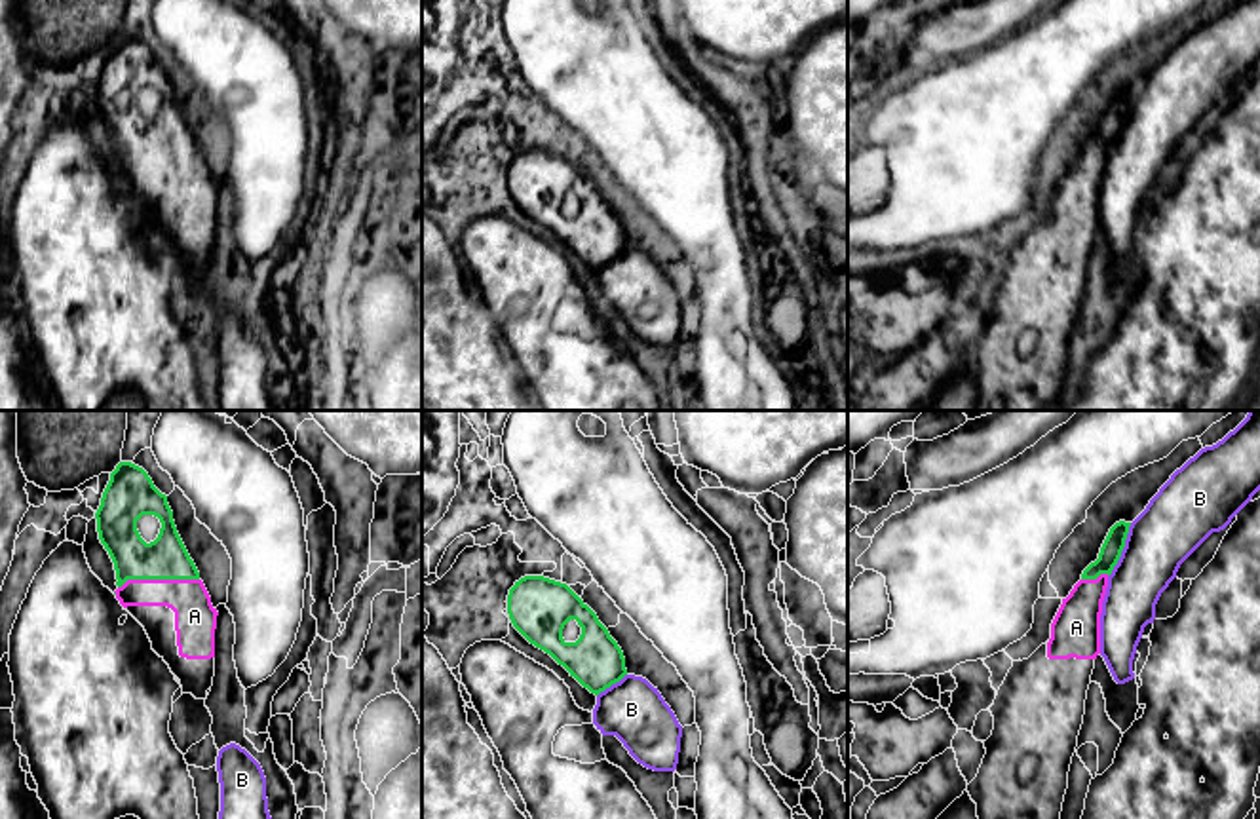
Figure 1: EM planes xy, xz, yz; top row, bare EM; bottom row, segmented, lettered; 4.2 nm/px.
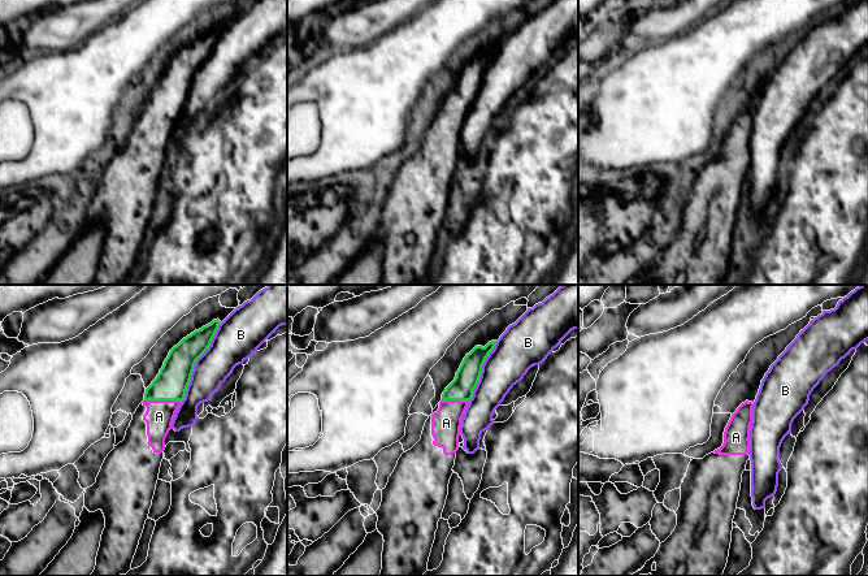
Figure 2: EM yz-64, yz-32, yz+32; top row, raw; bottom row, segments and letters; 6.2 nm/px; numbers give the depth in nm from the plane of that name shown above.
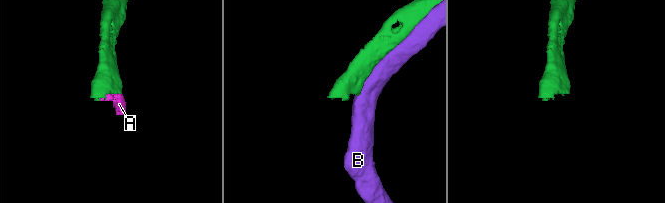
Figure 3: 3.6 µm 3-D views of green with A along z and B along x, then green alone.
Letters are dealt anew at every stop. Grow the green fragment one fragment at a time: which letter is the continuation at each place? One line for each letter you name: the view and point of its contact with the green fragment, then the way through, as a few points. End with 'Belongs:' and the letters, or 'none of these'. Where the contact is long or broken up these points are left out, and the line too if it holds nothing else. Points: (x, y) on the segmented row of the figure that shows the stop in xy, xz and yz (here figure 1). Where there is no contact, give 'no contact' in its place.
A: xy (158, 578)
Belongs: A

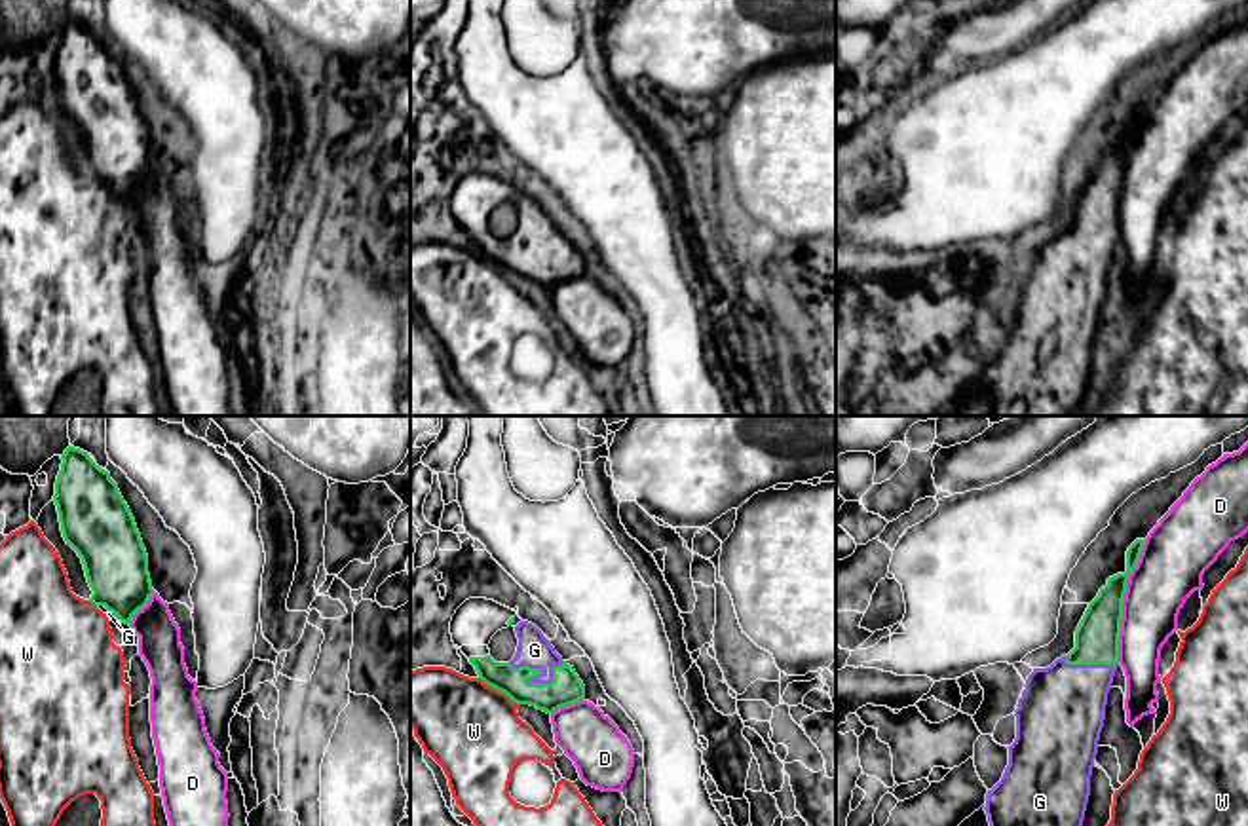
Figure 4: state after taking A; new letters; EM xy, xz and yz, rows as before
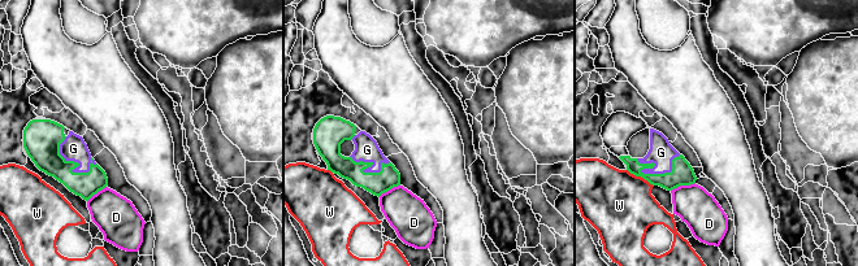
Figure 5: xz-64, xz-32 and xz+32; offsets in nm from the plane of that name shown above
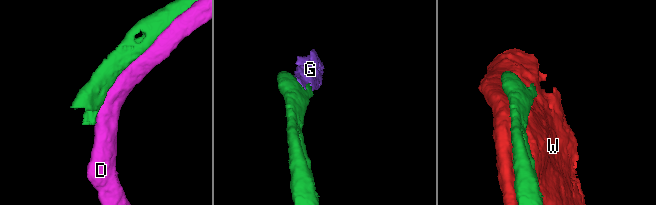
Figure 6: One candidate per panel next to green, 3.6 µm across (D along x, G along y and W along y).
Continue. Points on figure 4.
G: xz (532, 676)
Belongs: G

